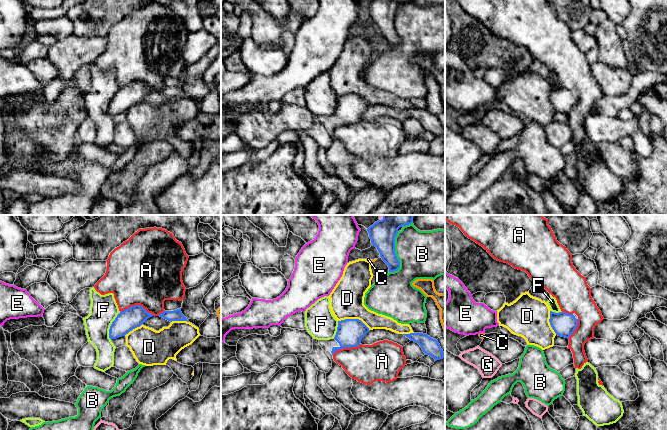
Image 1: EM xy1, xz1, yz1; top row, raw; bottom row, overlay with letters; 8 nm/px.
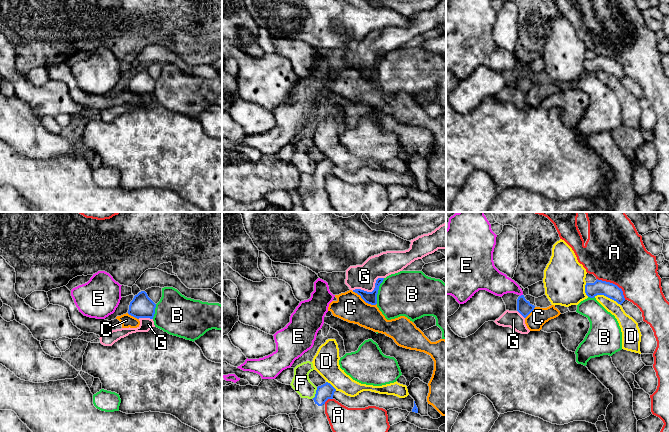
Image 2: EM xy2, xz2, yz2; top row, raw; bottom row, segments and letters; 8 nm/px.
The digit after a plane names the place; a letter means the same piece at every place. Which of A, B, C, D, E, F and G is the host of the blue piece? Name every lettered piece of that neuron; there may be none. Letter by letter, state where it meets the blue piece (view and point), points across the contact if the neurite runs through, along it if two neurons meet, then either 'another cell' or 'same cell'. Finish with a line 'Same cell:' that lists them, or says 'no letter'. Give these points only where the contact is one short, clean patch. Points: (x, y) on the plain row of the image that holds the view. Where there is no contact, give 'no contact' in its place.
A: contact xy1 (137, 81); another cell
B: contact xz1 (395, 31); another cell
C: contact xz2 (364, 76); another cell
D: contact xz1 (354, 95); another cell
E: contact yz2 (521, 71); border yz2 (522, 70), (520, 72); another cell
F: contact xy1 (110, 102); border xy1 (120, 88), (110, 102), (110, 115); another cell
G: contact xz2 (370, 68); border xz2 (383, 53), (376, 56), (371, 67), (352, 66); another cell
Same cell: no letter

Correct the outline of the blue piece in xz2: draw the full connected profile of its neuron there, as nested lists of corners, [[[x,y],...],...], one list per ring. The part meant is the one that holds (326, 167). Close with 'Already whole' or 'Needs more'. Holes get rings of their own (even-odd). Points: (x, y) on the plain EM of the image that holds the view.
[[[326,158],[317,163],[314,174],[301,174],[296,191],[307,212],[336,212],[325,190],[325,178],[333,175],[335,167],[336,165]]]. Needs more

